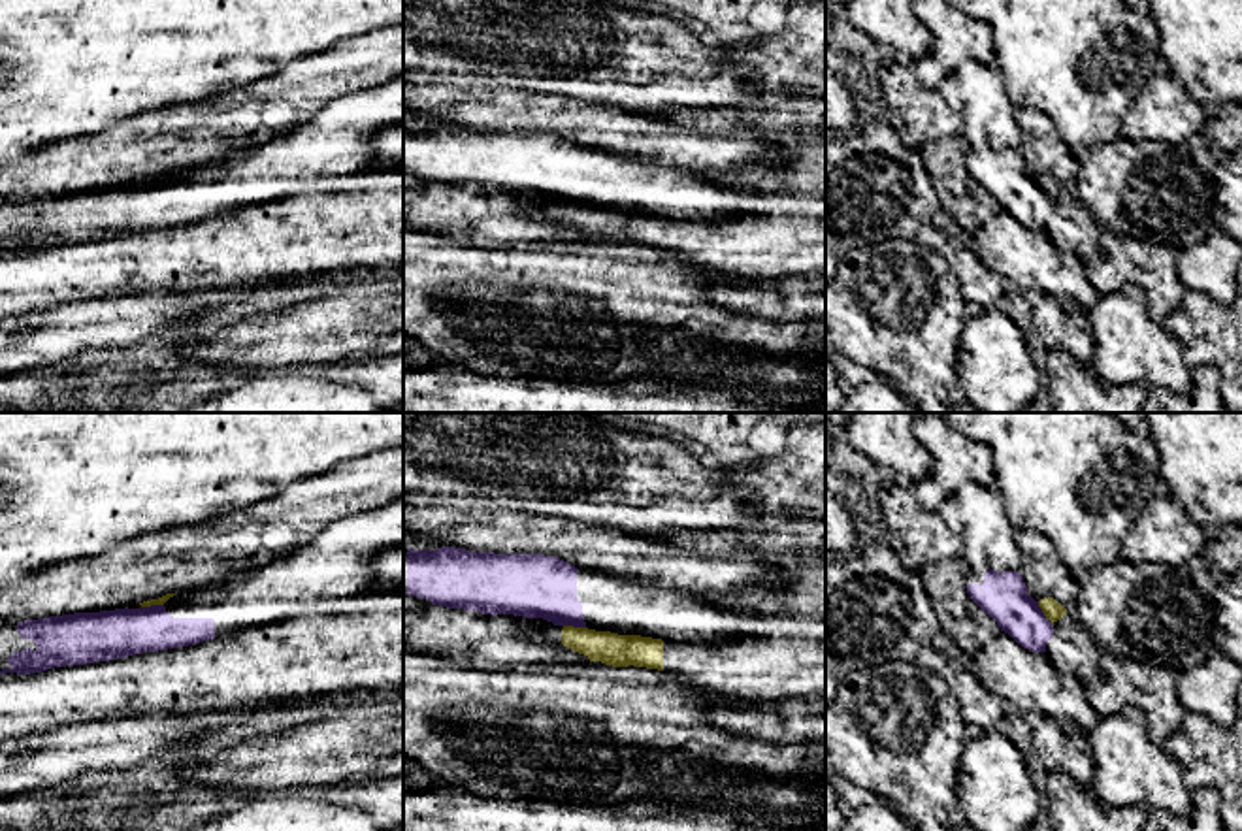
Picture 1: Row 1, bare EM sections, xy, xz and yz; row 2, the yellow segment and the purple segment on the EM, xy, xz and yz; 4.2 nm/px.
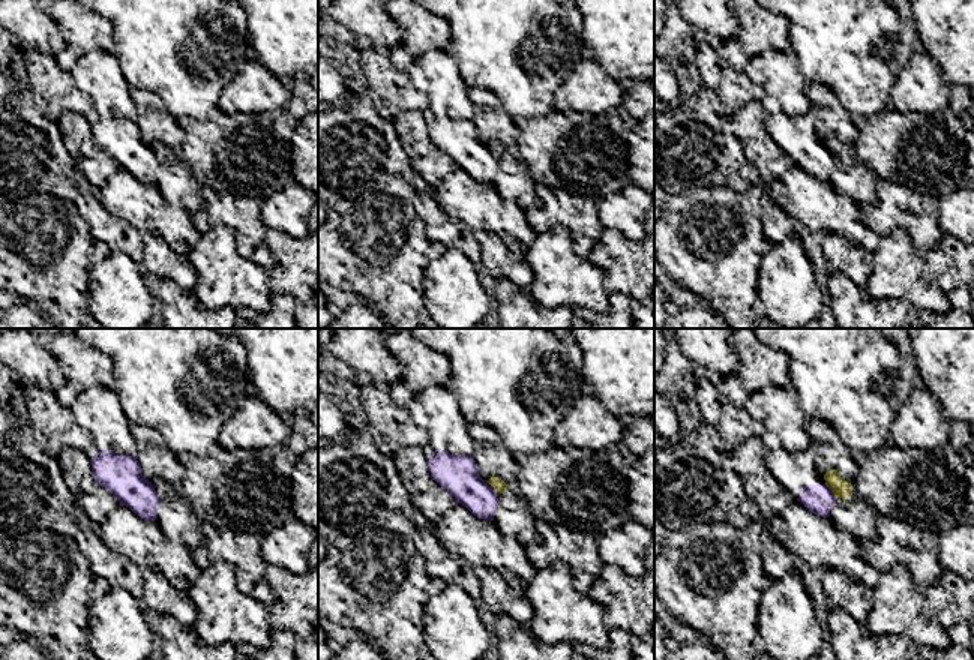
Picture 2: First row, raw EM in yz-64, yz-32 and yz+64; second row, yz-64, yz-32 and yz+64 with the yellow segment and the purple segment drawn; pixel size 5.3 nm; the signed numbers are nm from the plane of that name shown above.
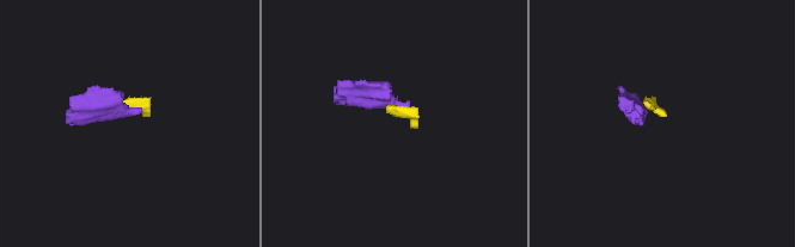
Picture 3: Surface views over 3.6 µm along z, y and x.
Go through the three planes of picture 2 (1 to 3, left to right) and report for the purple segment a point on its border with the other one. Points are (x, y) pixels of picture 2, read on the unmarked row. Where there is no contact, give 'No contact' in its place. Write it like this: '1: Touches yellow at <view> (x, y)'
1: No contact
2: Touches yellow at yz-32 (488, 146)
3: Touches yellow at yz+64 (832, 155)

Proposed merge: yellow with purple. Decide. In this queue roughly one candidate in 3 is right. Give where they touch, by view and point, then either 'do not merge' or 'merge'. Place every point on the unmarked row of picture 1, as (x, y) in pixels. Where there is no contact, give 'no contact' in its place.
meets yellow in xz at (575, 206); do not merge

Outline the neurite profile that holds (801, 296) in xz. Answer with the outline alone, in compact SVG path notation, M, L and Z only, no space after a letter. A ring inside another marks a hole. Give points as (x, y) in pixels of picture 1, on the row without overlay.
M825 273L780 279L718 277L709 298L731 313L771 324L825 322Z

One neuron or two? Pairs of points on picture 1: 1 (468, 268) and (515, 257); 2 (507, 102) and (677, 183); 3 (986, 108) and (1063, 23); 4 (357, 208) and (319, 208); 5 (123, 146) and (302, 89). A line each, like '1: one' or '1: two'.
1: one
2: two
3: two
4: one
5: one

